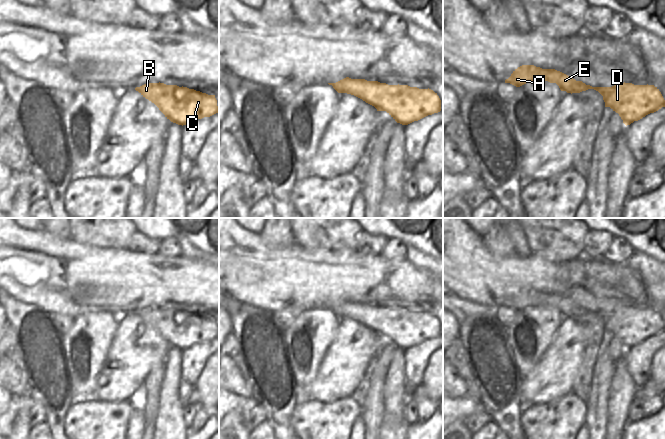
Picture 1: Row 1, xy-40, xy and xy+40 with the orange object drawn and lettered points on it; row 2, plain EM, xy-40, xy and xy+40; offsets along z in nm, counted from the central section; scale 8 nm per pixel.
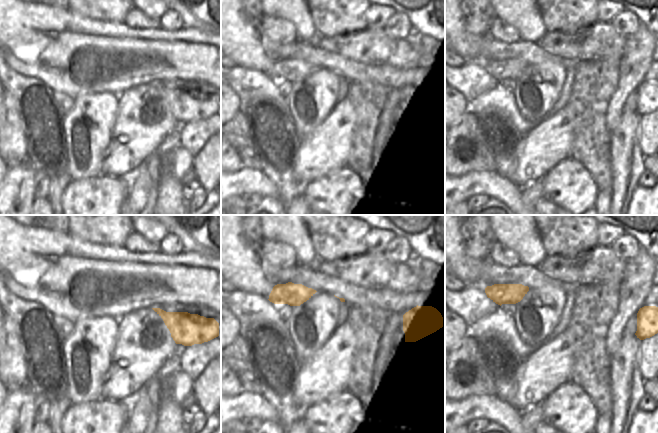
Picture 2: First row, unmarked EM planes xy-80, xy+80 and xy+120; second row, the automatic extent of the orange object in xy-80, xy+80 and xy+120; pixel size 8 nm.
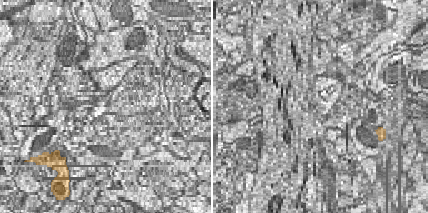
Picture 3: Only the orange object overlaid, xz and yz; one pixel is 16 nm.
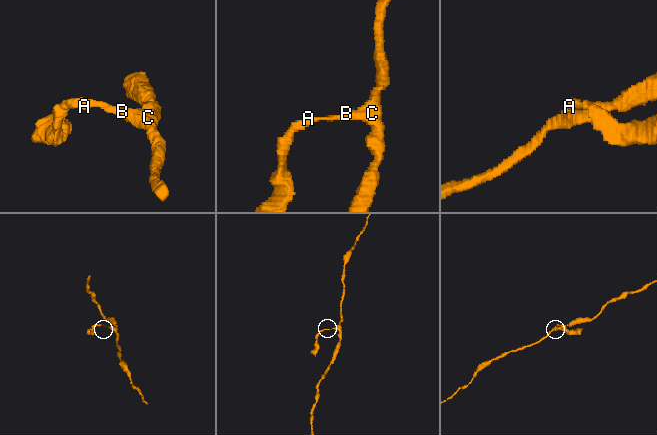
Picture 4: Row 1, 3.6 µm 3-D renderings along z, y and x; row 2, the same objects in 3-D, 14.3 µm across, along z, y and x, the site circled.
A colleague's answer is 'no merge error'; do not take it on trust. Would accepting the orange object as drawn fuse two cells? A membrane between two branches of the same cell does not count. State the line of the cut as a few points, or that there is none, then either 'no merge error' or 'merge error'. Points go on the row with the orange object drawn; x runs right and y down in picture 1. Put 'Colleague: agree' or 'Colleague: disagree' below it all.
no cut; no merge error
Colleague: agree

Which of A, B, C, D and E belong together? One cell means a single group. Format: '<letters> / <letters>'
A B C D E

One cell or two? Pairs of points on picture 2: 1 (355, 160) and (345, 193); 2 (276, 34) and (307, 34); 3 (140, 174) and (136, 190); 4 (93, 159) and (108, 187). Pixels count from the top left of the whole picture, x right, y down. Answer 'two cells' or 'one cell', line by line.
1: two cells
2: two cells
3: one cell
4: two cells

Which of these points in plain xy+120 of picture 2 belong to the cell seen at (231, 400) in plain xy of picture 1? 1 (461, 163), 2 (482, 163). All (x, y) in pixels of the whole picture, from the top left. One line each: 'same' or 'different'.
1: different
2: different

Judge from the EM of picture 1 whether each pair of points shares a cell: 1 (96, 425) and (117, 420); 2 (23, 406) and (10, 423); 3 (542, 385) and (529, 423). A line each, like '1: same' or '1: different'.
1: same
2: same
3: different

